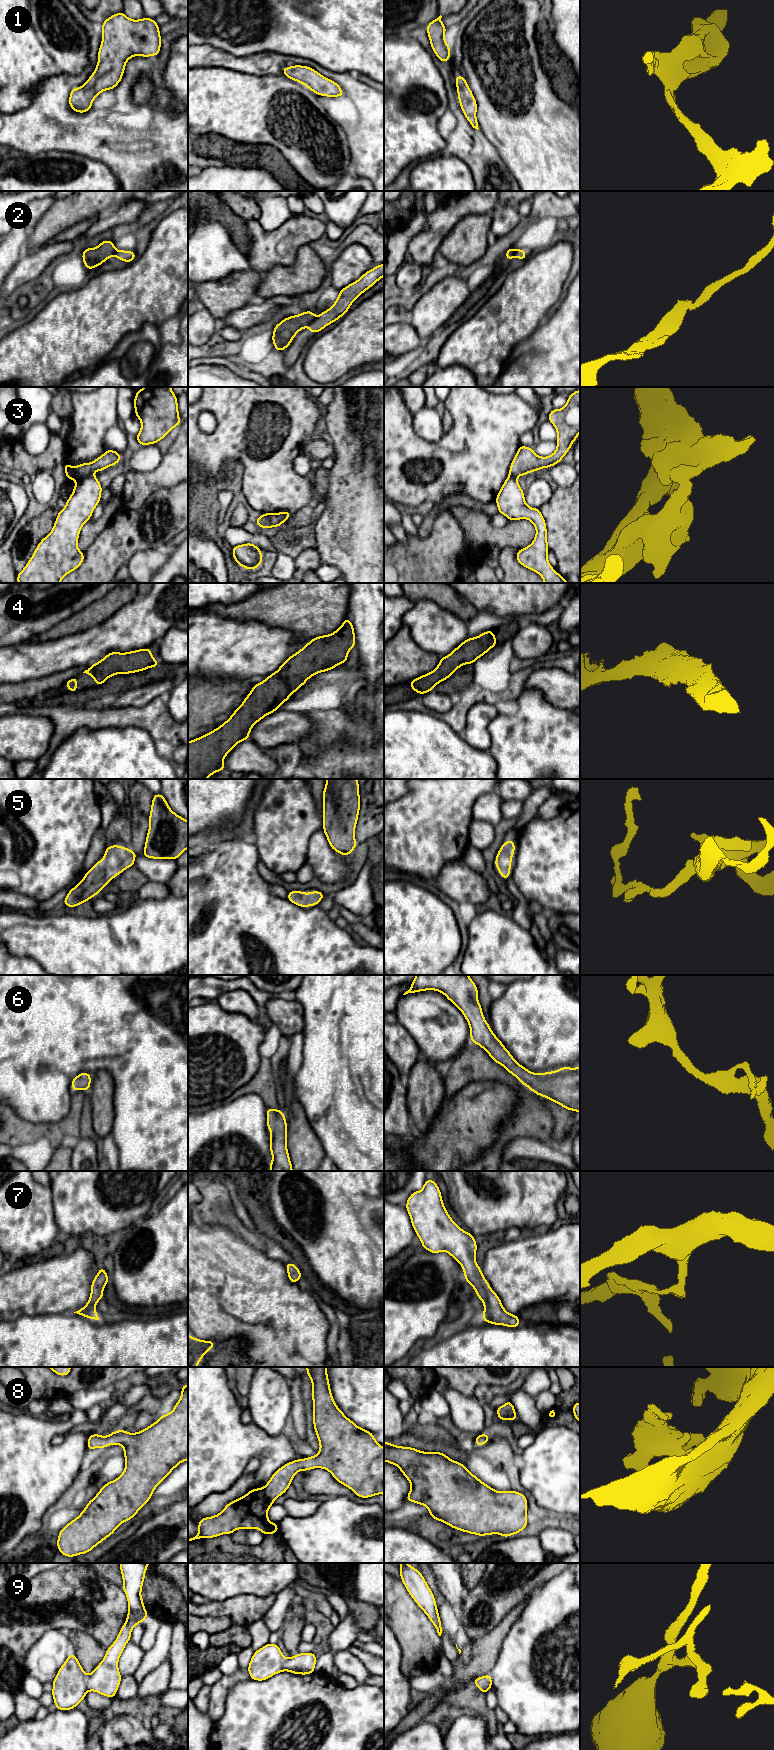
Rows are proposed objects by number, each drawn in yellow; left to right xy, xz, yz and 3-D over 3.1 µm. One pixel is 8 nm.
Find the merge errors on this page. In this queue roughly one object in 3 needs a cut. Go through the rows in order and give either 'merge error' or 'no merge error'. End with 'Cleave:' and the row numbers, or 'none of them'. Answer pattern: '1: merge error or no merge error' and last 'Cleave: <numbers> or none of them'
1: no merge error
2: merge error
3: merge error
4: no merge error
5: no merge error
6: no merge error
7: no merge error
8: no merge error
9: no merge error
Cleave: 2, 3

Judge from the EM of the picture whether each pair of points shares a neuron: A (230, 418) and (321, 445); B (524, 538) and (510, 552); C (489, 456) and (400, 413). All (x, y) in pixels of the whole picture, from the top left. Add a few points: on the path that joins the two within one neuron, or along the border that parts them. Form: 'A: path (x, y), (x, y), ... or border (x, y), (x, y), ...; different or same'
A: border (318, 435), (305, 442), (301, 453); different
B: border (518, 548), (504, 547), (499, 553); different
C: path (463, 456), (436, 456), (425, 453), (411, 439); same

